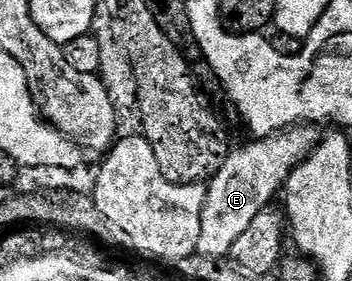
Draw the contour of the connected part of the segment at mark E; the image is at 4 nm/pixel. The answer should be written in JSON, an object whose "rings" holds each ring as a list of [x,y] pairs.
{"rings":[[[297,125],[277,134],[257,138],[256,143],[229,150],[224,164],[216,170],[207,184],[208,197],[202,209],[202,233],[198,237],[197,252],[207,259],[223,260],[231,256],[234,241],[246,233],[250,221],[262,213],[281,194],[292,171],[312,154],[322,138],[316,125]]]}

